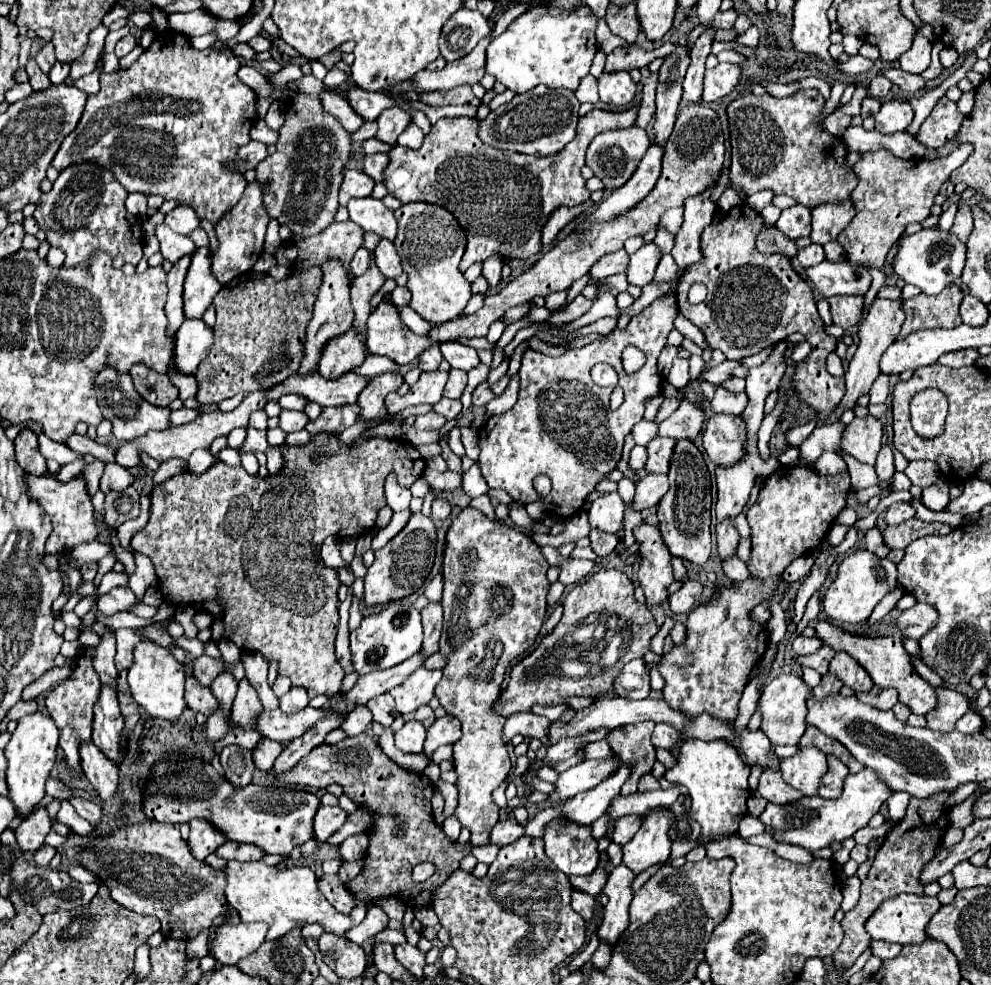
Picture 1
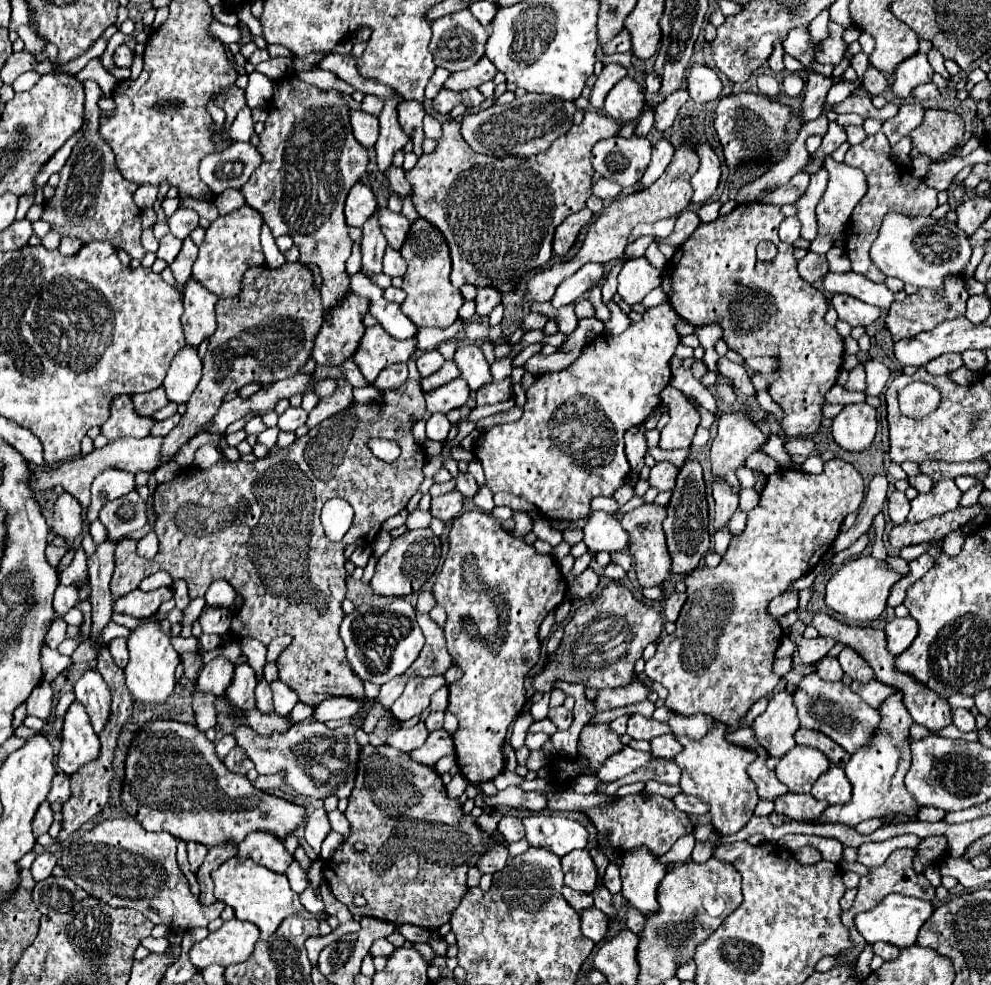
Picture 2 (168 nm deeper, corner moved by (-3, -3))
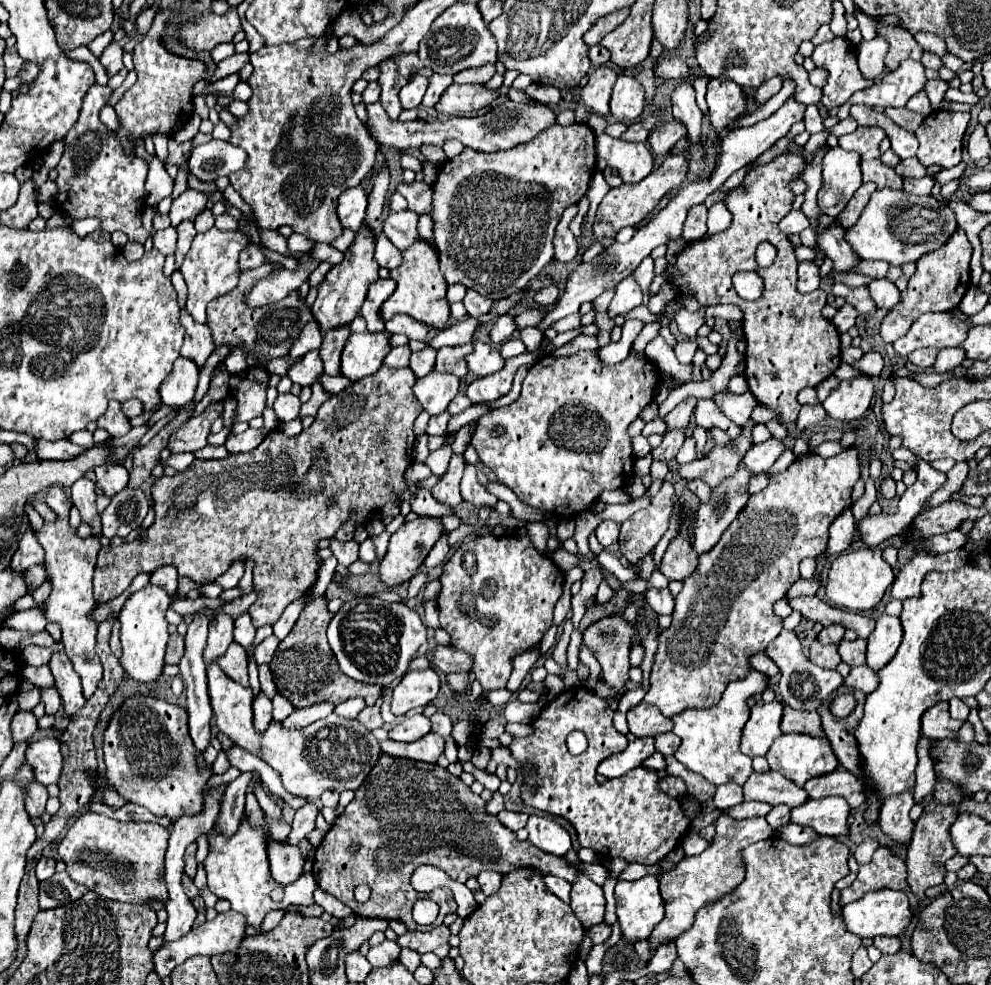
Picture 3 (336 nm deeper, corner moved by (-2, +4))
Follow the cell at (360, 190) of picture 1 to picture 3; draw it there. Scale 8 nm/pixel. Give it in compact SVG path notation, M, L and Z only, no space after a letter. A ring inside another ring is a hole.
M360 186L346 190L340 198L338 198L338 220L344 228L350 228L354 232L358 232L358 228L364 222L366 216L366 194Z

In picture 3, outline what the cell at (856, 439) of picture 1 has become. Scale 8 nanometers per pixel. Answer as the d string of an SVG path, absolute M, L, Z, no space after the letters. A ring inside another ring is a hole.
M868 376L840 380L840 384L828 394L822 406L830 418L836 418L840 422L852 422L854 418L860 418L868 410L872 394L874 384Z

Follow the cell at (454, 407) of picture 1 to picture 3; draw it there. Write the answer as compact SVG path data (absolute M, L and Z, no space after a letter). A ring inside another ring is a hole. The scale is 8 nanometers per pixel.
M458 394L458 396L448 404L448 412L450 412L450 414L458 414L458 412L462 412L462 410L468 408L468 406L472 406L472 402L466 398L466 394Z

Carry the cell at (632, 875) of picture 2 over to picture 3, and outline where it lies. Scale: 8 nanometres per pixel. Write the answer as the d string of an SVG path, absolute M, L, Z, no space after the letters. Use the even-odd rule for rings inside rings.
M656 876L616 884L616 914L626 944L648 940L656 924L664 918L664 902Z

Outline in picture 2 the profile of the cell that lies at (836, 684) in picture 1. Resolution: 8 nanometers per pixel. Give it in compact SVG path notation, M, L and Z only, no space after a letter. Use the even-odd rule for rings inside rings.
M825 657L819 667L817 667L817 675L823 679L823 681L841 681L843 677L843 669L839 665L837 659L829 659Z

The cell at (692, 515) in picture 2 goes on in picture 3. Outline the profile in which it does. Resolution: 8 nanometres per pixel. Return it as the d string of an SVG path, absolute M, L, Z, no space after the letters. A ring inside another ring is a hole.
M684 520L680 534L670 542L670 546L666 548L666 552L662 556L662 562L660 562L658 570L668 580L684 582L696 570L698 554L694 554L694 548L690 544L688 528L690 528L690 520Z

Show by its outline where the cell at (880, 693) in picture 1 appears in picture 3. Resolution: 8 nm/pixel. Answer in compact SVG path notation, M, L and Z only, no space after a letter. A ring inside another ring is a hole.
M856 666L850 670L850 676L844 680L850 688L860 690L864 694L870 694L872 690L876 690L878 686L878 676L874 670L870 670L868 666Z

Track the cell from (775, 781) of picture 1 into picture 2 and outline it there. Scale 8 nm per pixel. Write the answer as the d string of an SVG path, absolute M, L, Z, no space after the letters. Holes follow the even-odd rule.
M791 791L773 803L775 803L775 811L779 811L795 821L815 821L821 815L821 811L827 807L825 801L817 801L815 797L811 797L811 793L795 795Z

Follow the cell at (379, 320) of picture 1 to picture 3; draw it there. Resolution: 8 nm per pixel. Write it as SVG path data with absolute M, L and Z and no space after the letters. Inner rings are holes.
M388 332L350 334L342 352L340 374L356 382L378 372L378 368L382 366L382 360L390 352L388 340L390 340Z

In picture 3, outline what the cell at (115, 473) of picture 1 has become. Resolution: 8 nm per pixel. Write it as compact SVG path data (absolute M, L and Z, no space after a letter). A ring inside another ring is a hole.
M96 466L96 484L104 490L104 496L114 496L128 484L128 470L124 466Z

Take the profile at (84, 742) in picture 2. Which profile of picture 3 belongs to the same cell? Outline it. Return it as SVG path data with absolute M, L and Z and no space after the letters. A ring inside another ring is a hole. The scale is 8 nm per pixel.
M54 652L50 662L50 672L54 676L56 682L56 690L60 692L60 698L64 702L64 710L66 714L76 714L78 708L84 706L86 698L82 696L82 688L80 688L80 678L74 672L74 668L70 666L70 660L66 658L64 652Z

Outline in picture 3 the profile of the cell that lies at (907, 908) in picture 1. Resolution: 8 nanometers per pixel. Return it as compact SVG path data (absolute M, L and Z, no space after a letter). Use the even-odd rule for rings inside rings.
M876 890L870 894L864 894L860 900L842 906L842 922L846 930L852 930L852 934L860 938L874 938L874 936L900 936L904 928L912 920L912 906L908 902L908 896L898 890Z

